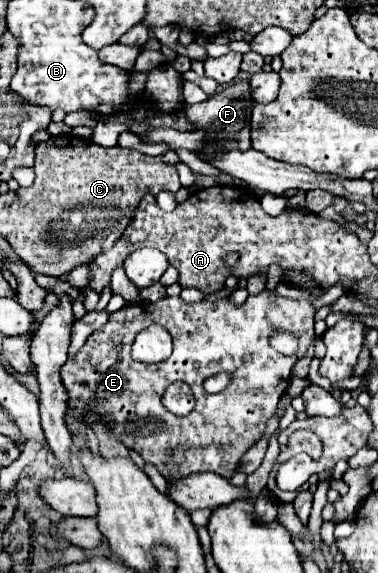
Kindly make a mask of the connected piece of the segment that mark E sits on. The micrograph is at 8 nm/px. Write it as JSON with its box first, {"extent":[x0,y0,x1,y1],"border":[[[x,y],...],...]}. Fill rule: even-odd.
{"extent":[61,290,317,480],"border":[[[263,290],[255,296],[249,296],[243,304],[233,304],[231,298],[187,304],[179,296],[173,296],[173,298],[165,296],[155,304],[149,304],[149,302],[147,304],[127,304],[121,310],[113,312],[101,330],[89,336],[89,340],[79,350],[75,360],[65,362],[65,366],[61,368],[61,380],[69,392],[69,406],[81,412],[89,408],[97,410],[97,414],[101,414],[101,420],[113,430],[113,434],[127,448],[139,452],[145,462],[155,464],[159,472],[165,476],[165,480],[179,480],[195,472],[215,472],[229,480],[235,474],[241,456],[263,436],[267,420],[275,414],[277,402],[289,386],[291,370],[295,362],[301,356],[305,356],[311,340],[315,338],[315,332],[313,332],[315,312],[317,310],[311,304],[311,300],[283,298],[275,294],[275,290]],[[153,324],[163,326],[171,334],[173,354],[165,362],[143,364],[143,362],[133,360],[131,346],[135,342],[135,336]],[[277,330],[289,332],[295,338],[299,338],[299,348],[295,354],[285,356],[269,344],[271,334]],[[219,372],[231,374],[231,384],[219,394],[205,392],[203,382],[209,376],[215,376]],[[177,380],[189,384],[197,400],[195,410],[185,418],[171,414],[161,404],[167,384],[177,382]],[[169,450],[181,450],[181,464],[171,462]]]}

